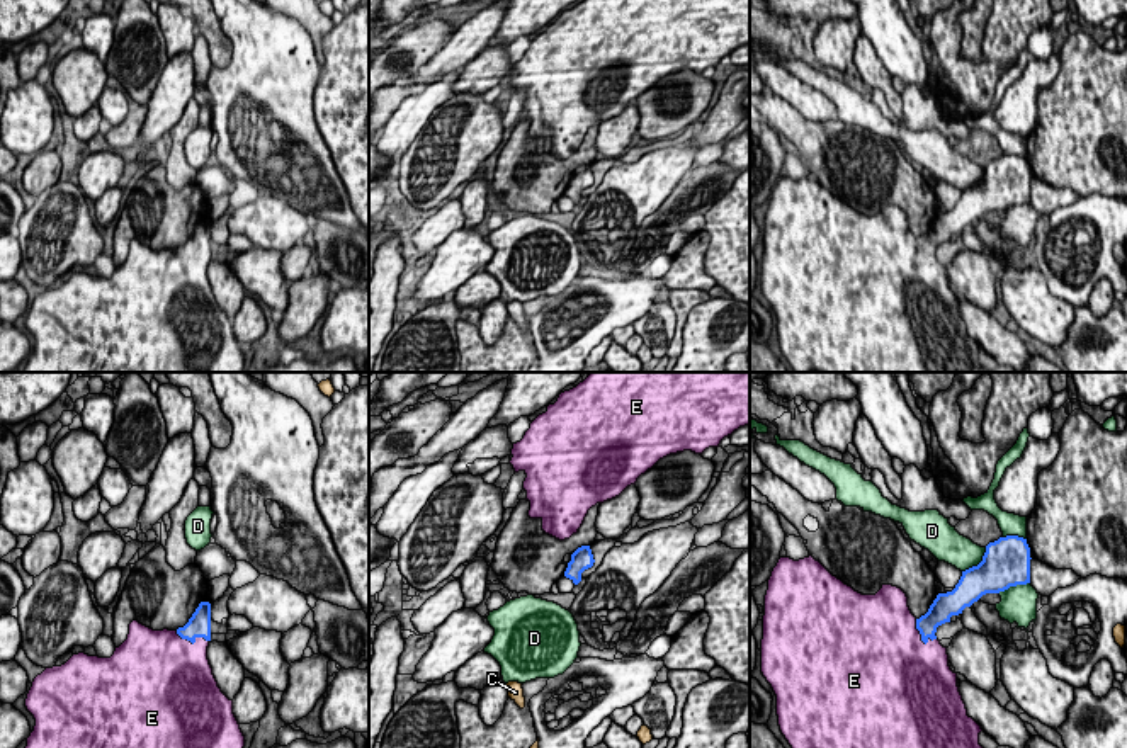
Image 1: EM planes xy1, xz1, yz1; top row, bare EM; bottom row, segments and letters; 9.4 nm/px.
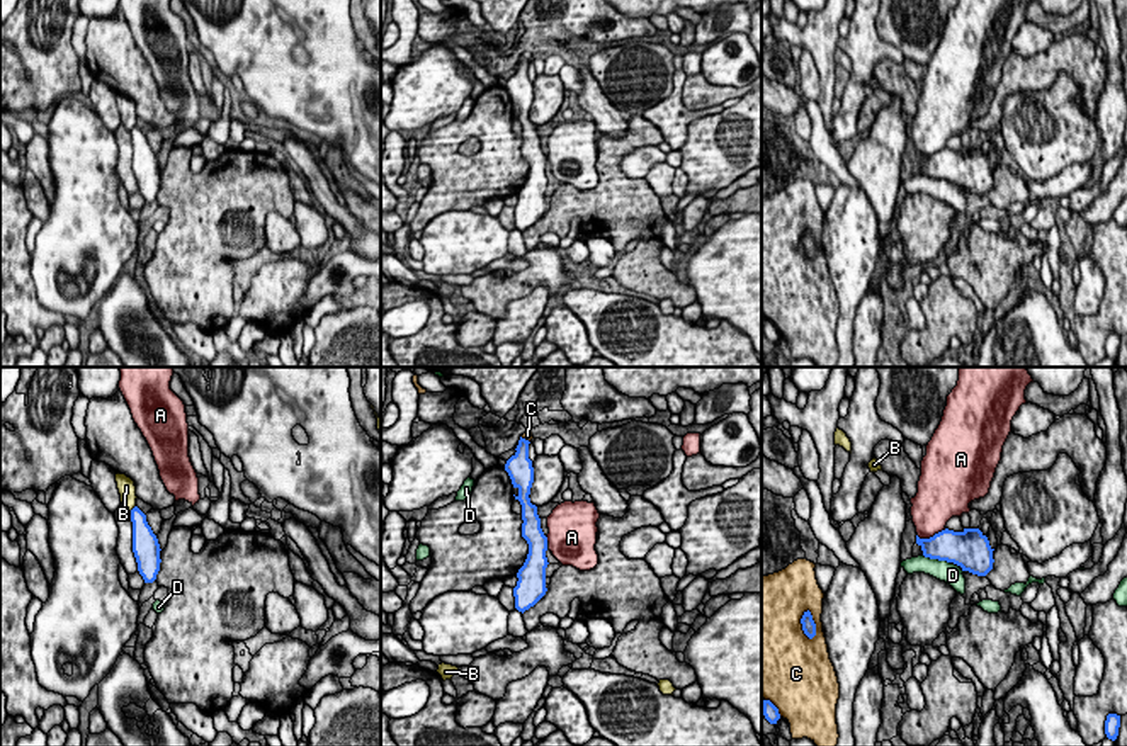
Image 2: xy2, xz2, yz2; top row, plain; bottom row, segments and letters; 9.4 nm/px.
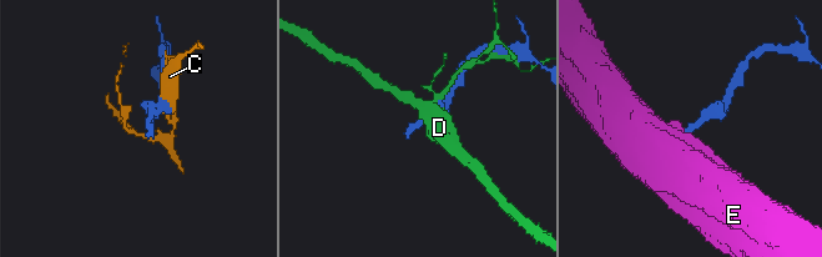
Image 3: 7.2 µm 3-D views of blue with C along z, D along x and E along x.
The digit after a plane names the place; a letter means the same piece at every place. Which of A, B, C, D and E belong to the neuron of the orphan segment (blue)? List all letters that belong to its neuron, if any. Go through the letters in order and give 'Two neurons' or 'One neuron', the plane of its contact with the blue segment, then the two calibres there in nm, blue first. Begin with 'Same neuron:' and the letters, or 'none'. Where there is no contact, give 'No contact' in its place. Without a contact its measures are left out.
Same neuron: E
A: Two neurons. Touches blue in yz2. Thickness 300 nm (blue) against 360 nm
B: Two neurons. Touches blue in xy2. Thickness 190 nm (blue) against 160 nm
C: Two neurons. Touches blue in yz2. Thickness 130 nm (blue) against 260 nm
D: Two neurons. Touches blue in yz1. Thickness 440 nm (blue) against 300 nm
E: One neuron. Touches blue in yz1. Thickness 200 nm (blue) against 480 nm

